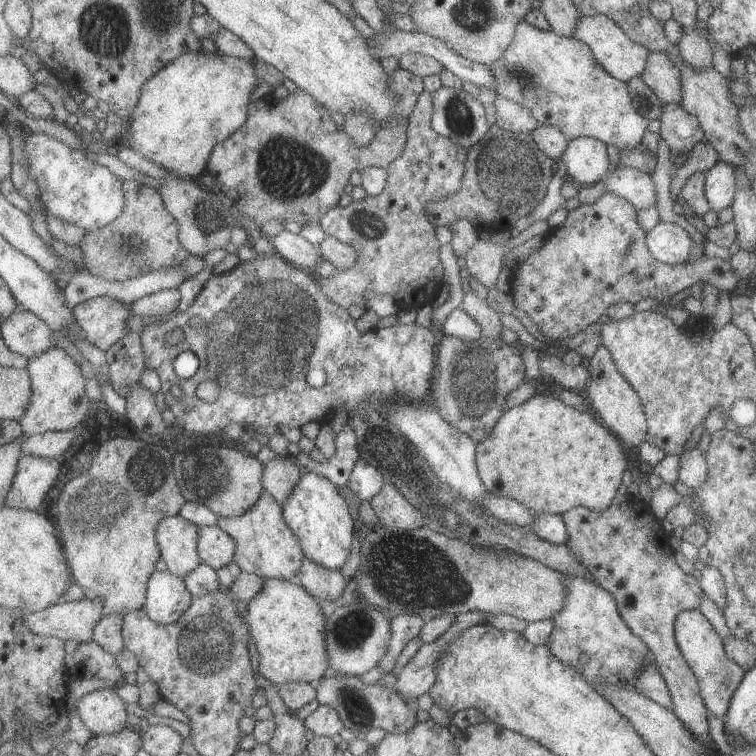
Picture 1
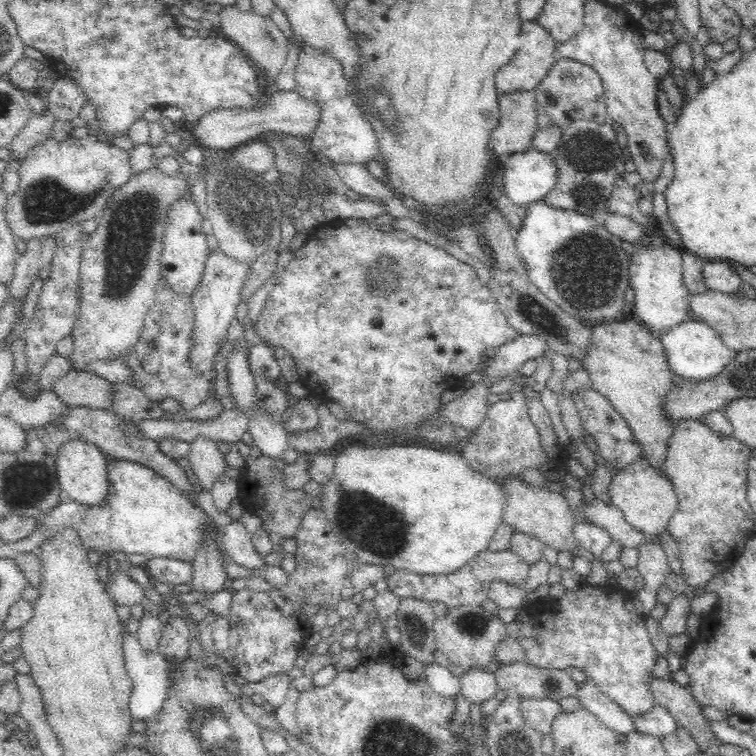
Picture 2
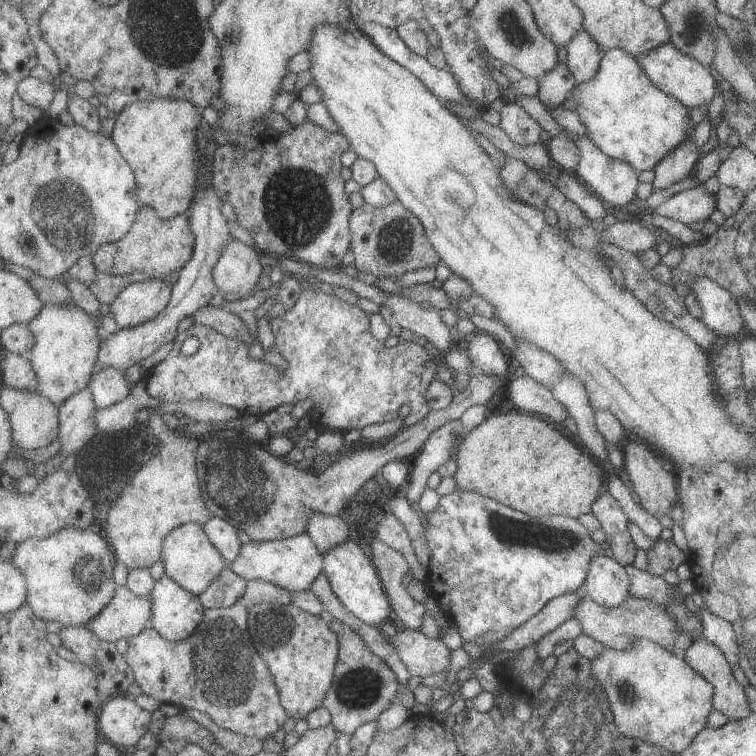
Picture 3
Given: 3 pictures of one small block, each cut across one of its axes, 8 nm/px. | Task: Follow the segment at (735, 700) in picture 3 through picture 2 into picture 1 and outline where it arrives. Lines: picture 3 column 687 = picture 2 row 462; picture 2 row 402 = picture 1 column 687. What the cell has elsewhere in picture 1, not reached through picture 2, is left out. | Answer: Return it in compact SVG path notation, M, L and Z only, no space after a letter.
M699 609L682 610L676 616L674 636L680 652L698 680L700 695L708 713L723 719L728 714L732 696L742 683L747 671L736 660L728 657L722 638Z

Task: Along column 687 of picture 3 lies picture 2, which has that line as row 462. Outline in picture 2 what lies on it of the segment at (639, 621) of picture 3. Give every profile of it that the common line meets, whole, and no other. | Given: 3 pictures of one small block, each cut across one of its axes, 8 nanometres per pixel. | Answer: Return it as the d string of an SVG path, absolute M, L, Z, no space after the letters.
M640 458L628 466L615 470L610 481L611 503L616 505L624 518L641 533L656 538L669 525L669 520L678 508L678 499L673 484L668 477L660 475L650 461Z

